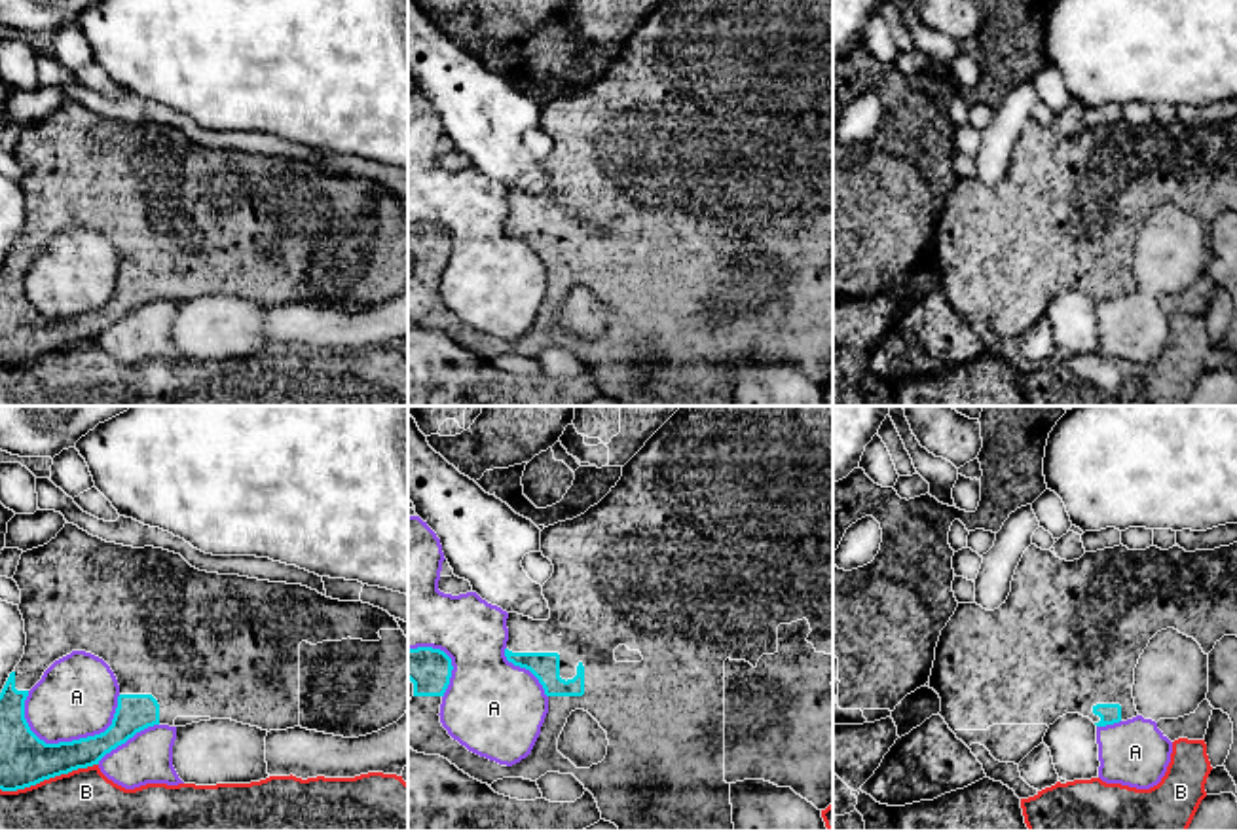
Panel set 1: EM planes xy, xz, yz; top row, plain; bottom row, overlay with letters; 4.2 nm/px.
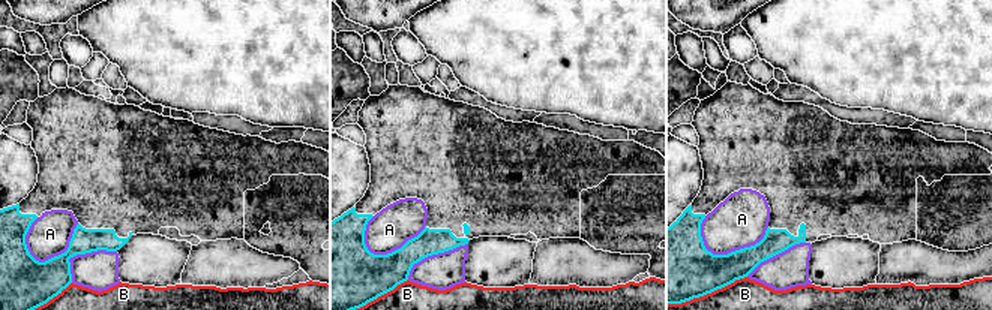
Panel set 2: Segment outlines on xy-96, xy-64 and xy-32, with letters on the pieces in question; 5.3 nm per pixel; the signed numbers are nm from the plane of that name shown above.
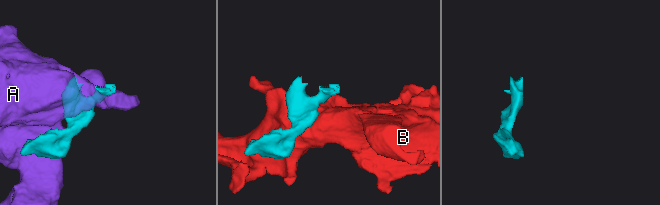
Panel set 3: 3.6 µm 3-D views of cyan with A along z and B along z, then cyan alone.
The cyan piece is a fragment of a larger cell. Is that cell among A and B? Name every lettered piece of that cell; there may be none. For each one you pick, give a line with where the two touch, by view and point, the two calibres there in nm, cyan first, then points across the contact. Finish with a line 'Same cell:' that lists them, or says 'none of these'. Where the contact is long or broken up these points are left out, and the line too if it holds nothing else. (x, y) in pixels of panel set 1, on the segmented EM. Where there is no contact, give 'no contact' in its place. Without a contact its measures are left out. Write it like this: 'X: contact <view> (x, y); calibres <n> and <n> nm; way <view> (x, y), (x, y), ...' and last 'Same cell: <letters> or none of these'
Same cell: none of these

